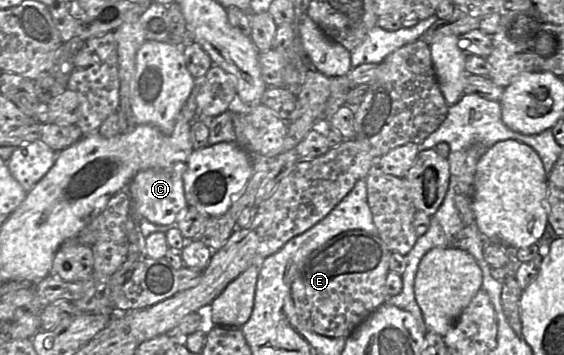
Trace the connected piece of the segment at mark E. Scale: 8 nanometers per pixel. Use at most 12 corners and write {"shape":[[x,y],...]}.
{"shape":[[341,233],[291,285],[301,324],[348,338],[387,302],[391,251]]}

